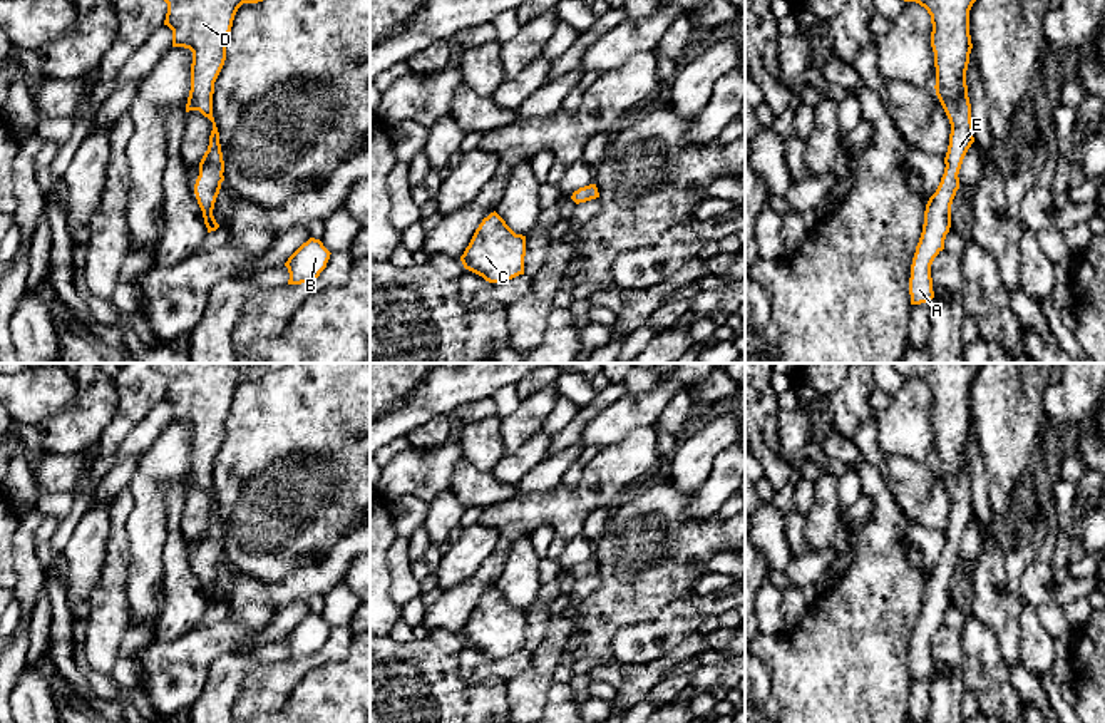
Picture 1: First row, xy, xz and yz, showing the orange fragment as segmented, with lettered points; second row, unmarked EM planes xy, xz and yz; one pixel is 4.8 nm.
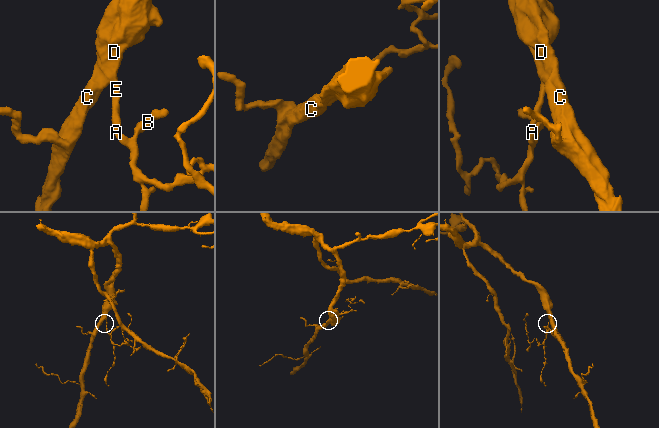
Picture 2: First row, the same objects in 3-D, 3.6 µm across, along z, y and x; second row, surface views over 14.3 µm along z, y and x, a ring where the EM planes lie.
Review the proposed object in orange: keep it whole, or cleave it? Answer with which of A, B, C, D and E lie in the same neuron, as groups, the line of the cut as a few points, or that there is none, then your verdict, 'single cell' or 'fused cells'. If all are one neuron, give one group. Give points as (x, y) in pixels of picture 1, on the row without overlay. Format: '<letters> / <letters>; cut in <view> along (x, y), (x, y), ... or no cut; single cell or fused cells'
A B C D E; no cut; single cell

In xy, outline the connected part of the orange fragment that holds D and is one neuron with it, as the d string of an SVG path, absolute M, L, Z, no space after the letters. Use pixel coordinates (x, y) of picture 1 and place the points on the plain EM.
M152 363L167 378L164 400L172 405L172 422L193 427L191 465L186 487L199 485L213 497L209 520L199 537L194 569L208 608L219 599L213 591L224 556L219 507L213 492L214 457L226 435L226 418L234 390L243 378L258 378L288 363Z

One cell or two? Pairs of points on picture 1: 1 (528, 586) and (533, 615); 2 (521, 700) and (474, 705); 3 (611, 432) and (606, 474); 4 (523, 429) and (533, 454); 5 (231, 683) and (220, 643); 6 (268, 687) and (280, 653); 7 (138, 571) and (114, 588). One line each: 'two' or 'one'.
1: two
2: two
3: two
4: two
5: two
6: two
7: two

